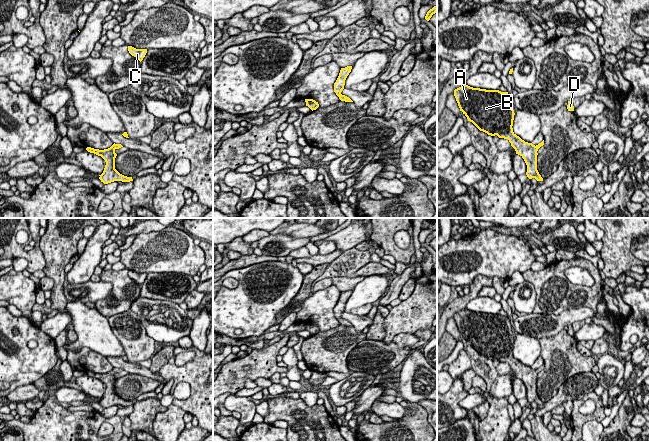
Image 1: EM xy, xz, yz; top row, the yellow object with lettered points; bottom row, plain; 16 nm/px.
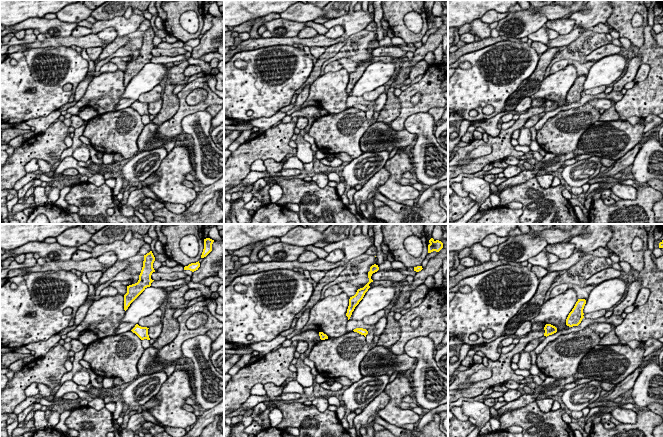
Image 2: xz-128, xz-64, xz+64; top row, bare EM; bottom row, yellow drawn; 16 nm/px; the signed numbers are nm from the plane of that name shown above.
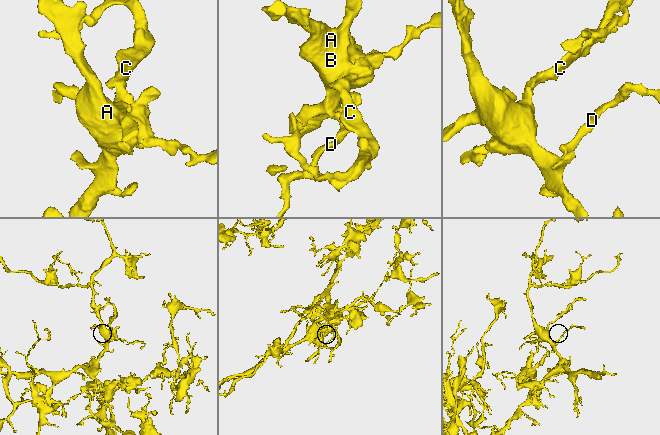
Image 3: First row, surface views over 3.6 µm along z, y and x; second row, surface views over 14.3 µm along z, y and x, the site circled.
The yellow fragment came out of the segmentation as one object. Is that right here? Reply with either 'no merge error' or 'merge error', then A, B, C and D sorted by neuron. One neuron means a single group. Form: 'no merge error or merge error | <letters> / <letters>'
merge error | A B C / D

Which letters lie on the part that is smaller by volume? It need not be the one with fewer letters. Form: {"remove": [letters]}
{"remove": ["D"]}

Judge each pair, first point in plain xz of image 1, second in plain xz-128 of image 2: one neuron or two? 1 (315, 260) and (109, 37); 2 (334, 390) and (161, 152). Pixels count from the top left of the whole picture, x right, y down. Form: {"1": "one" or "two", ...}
{"1": "two", "2": "one"}

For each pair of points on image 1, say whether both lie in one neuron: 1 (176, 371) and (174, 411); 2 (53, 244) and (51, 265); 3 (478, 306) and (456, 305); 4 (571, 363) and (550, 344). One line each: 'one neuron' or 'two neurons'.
1: two neurons
2: one neuron
3: two neurons
4: one neuron

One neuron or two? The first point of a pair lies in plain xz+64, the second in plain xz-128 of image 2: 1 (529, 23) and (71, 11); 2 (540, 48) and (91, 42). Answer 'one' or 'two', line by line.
1: two
2: two

